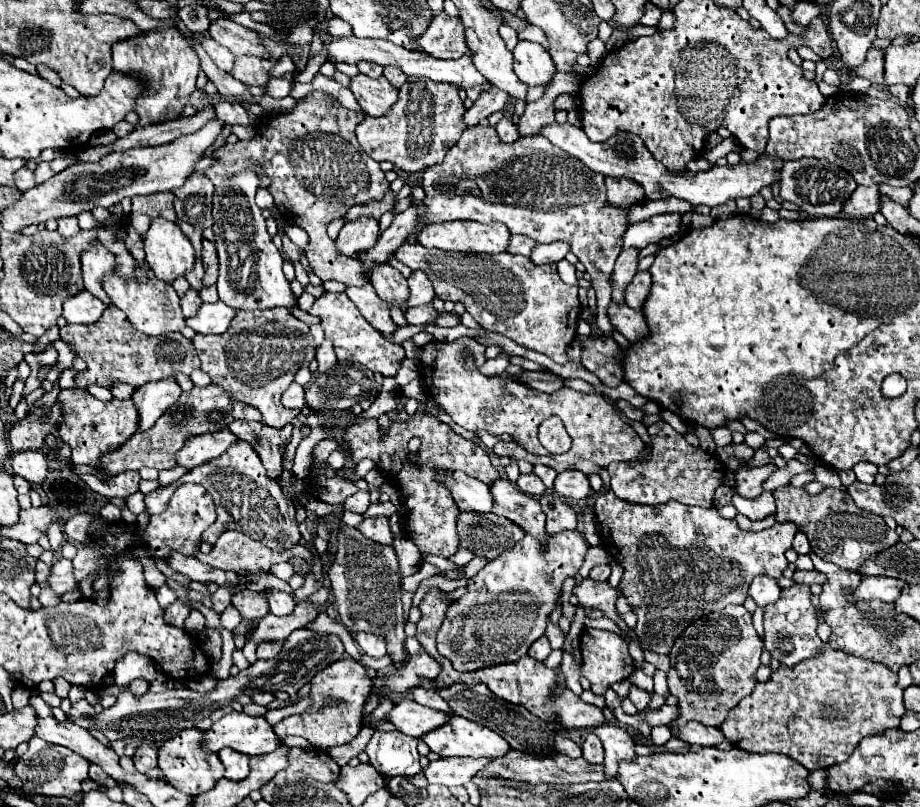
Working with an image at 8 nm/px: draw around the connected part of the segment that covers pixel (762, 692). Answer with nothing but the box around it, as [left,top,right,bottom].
[722,644,904,770]

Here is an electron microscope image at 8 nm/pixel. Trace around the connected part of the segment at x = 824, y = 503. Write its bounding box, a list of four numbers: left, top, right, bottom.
[774,486,898,570]

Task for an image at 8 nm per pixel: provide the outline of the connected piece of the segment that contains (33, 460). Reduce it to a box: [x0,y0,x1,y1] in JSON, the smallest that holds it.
[10,450,48,484]

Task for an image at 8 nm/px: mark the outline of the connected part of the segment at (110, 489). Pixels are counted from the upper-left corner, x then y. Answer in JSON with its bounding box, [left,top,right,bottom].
[78,472,140,498]

